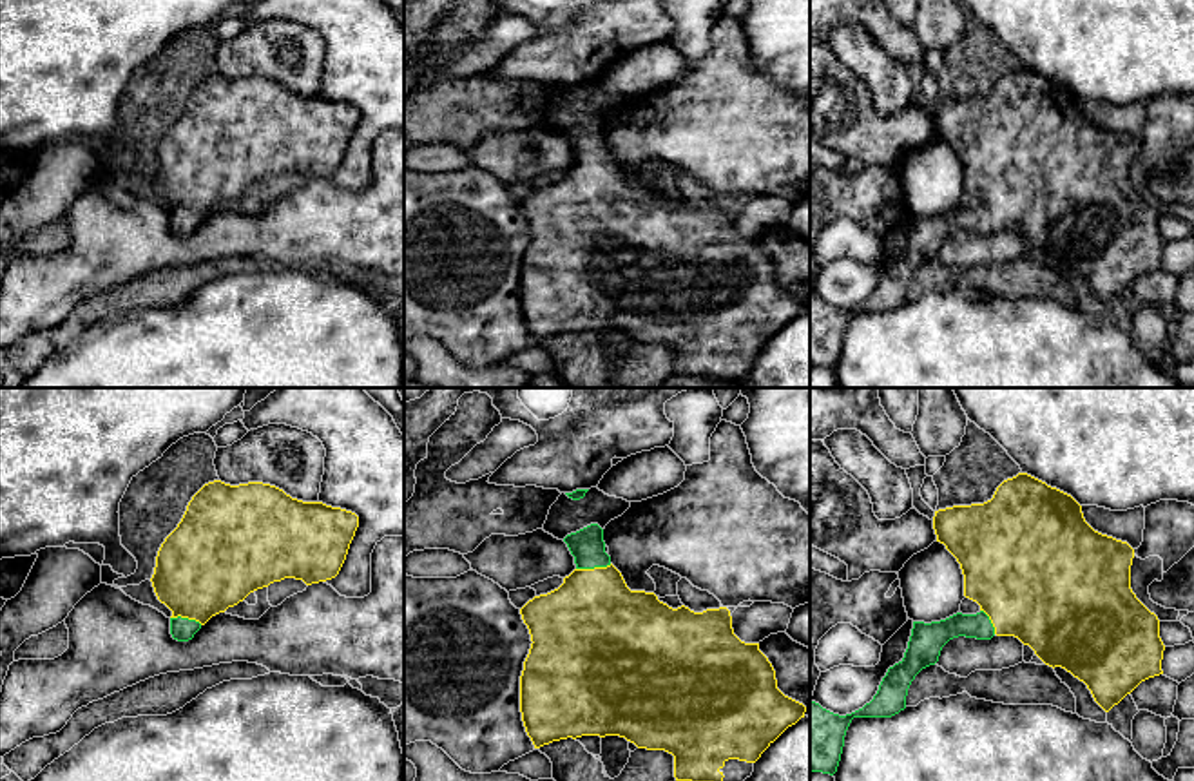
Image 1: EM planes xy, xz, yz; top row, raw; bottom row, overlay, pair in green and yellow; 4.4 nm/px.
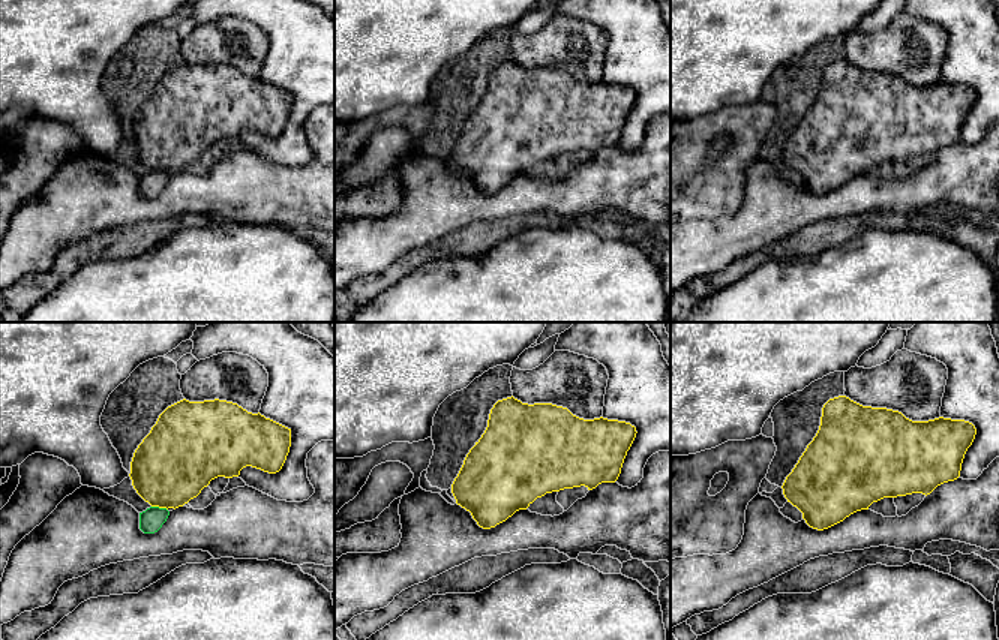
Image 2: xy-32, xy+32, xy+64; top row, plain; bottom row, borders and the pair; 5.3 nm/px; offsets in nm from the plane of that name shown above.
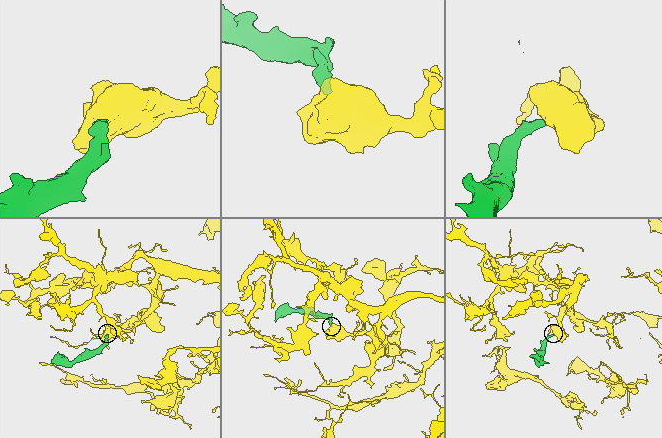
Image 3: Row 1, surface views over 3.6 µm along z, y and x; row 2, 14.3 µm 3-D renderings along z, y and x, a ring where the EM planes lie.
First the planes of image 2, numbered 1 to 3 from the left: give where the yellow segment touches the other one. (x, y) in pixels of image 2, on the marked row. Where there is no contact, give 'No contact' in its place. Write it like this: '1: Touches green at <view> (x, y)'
1: Touches green at xy-32 (158, 507)
2: No contact
3: No contact

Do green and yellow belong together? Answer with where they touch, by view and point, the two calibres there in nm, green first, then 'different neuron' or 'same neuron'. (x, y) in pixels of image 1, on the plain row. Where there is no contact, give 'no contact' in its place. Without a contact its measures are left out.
meets green in xz at (593, 162); 150 nm thick on the green side, 460 nm on the other; same neuron

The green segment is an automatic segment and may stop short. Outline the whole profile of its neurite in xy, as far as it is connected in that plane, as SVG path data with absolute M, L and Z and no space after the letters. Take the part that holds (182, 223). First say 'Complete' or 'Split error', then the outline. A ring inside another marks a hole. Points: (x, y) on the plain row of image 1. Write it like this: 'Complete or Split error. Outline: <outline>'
Split error. Outline: M221 74L205 78L188 96L178 121L161 138L150 172L158 194L172 205L172 232L192 234L212 210L274 176L295 172L312 179L335 172L357 121L355 107L292 92L270 78L230 80Z

